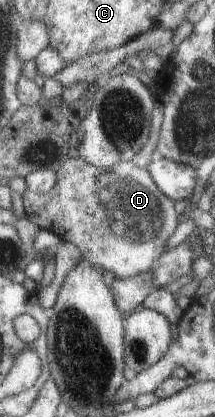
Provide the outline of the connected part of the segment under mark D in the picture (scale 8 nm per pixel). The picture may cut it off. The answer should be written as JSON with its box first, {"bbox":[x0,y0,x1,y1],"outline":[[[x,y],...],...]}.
{"bbox":[22,158,180,278],"outline":[[[69,158],[64,165],[62,165],[57,173],[56,186],[46,194],[36,194],[27,190],[22,194],[23,206],[25,207],[26,217],[36,224],[42,230],[49,230],[56,233],[62,240],[71,242],[82,251],[83,258],[88,260],[90,264],[103,268],[104,270],[113,272],[116,278],[128,278],[136,276],[138,273],[147,272],[148,269],[152,270],[152,265],[166,252],[168,249],[168,237],[172,237],[172,233],[177,233],[180,227],[180,213],[176,211],[176,203],[166,194],[158,189],[146,169],[137,167],[132,160],[126,160],[115,164],[110,170],[98,168],[92,164],[85,163],[81,158]]]}

